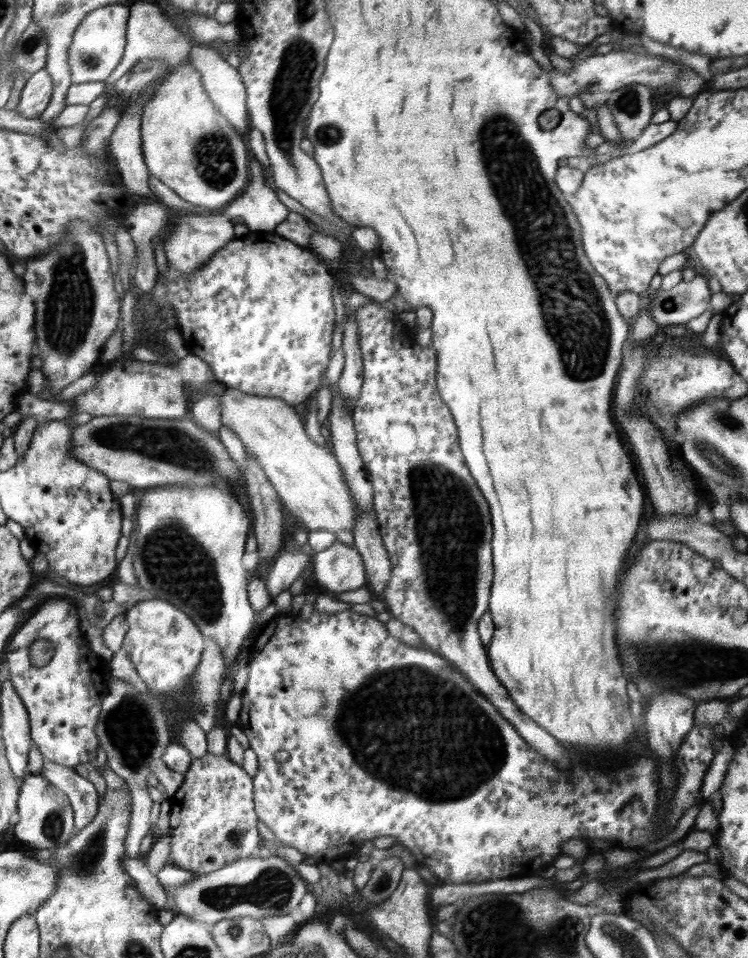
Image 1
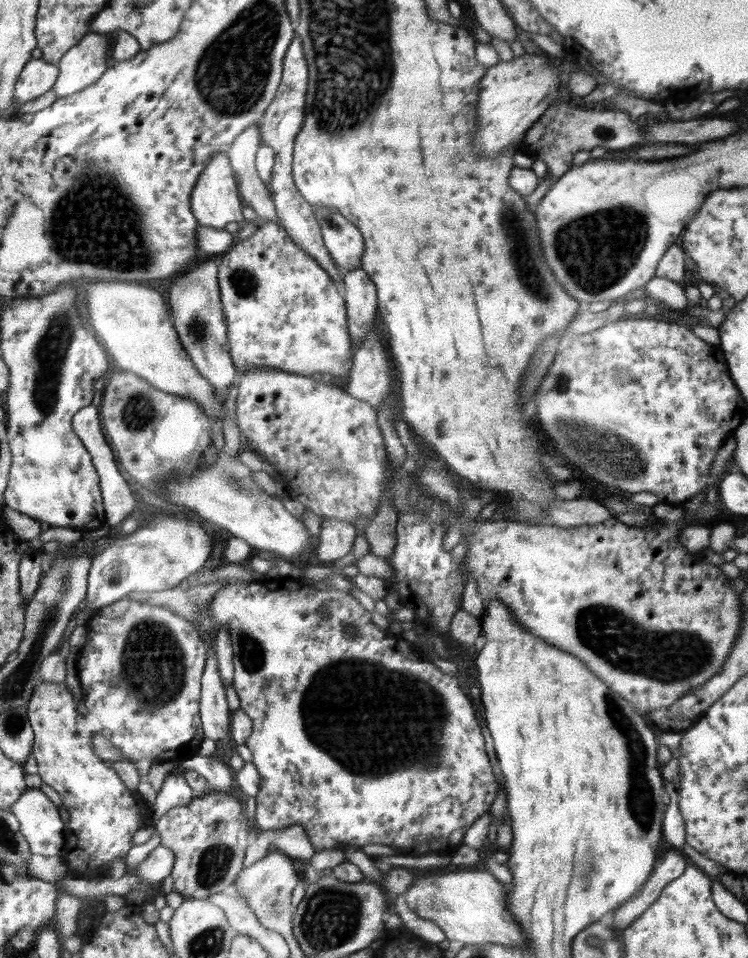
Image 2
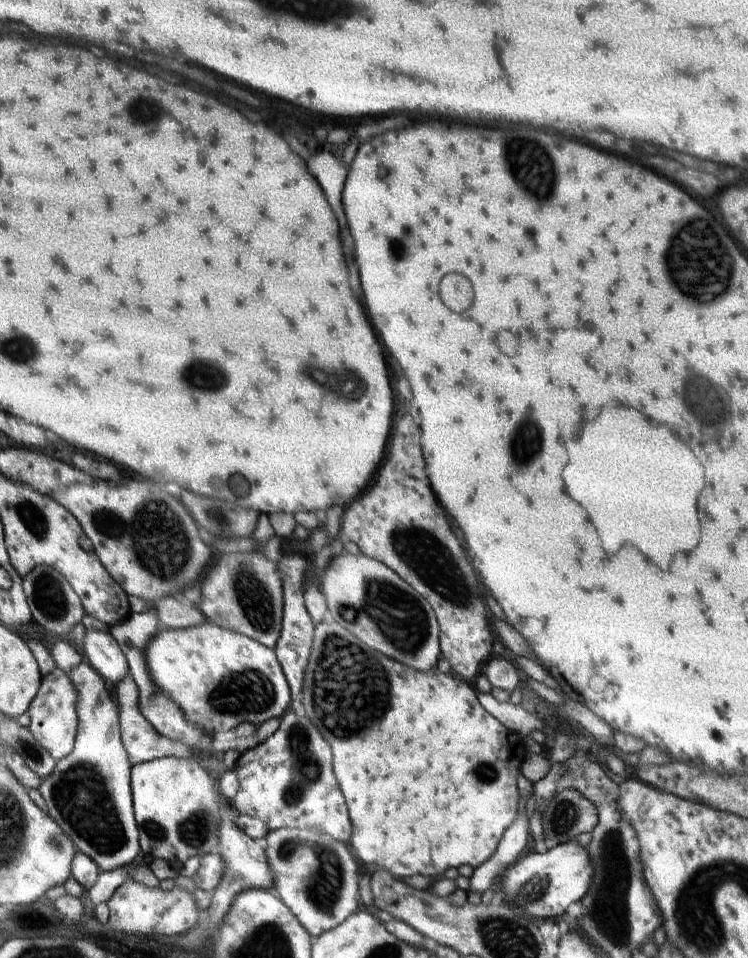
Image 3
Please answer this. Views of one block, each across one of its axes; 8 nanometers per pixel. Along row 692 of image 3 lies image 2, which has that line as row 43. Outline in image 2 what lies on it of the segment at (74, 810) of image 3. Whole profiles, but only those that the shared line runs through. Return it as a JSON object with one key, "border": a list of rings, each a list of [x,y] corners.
{"border":[[[89,31],[57,64],[59,75],[51,88],[58,97],[70,96],[94,84],[107,69],[108,39]]]}

